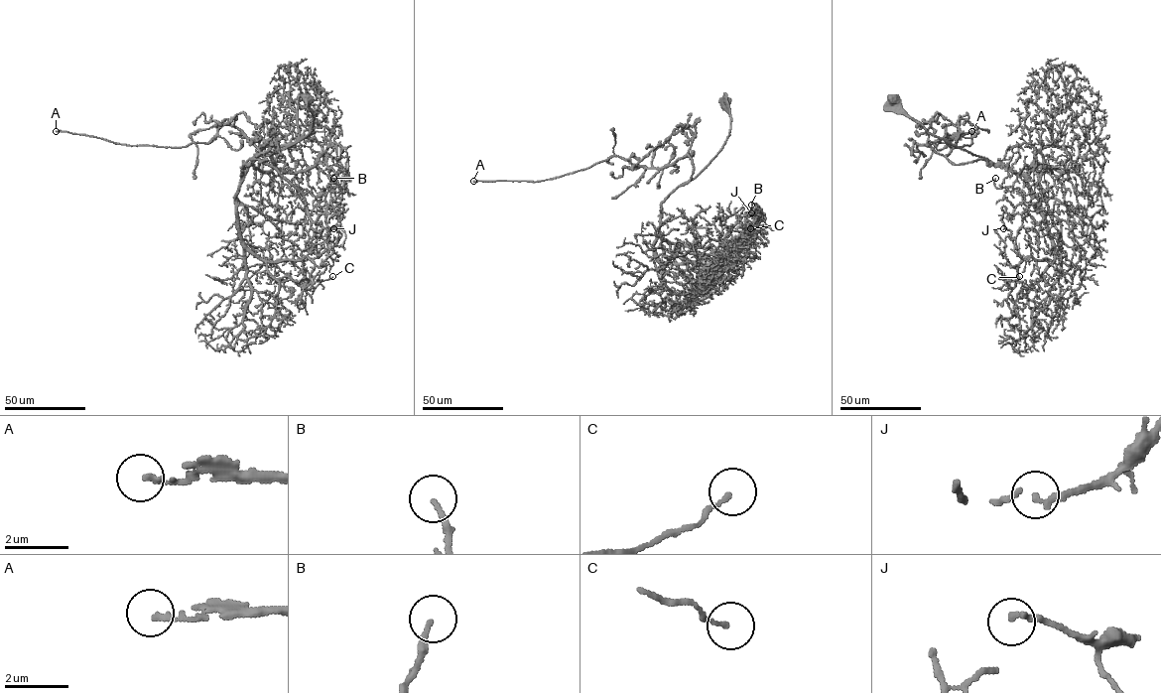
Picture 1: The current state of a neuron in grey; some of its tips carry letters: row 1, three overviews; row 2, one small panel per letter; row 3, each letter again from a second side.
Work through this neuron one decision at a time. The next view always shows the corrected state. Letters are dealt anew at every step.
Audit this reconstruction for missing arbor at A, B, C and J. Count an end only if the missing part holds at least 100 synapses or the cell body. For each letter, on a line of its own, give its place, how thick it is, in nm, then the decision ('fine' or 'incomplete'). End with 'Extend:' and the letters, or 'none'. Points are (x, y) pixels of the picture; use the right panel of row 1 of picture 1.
A: (971, 131) | 160 nm | incomplete
B: (995, 178) | 170 nm | fine
C: (1019, 276) | 140 nm | fine
J: (1003, 228) | 200 nm | fine
Extend: A

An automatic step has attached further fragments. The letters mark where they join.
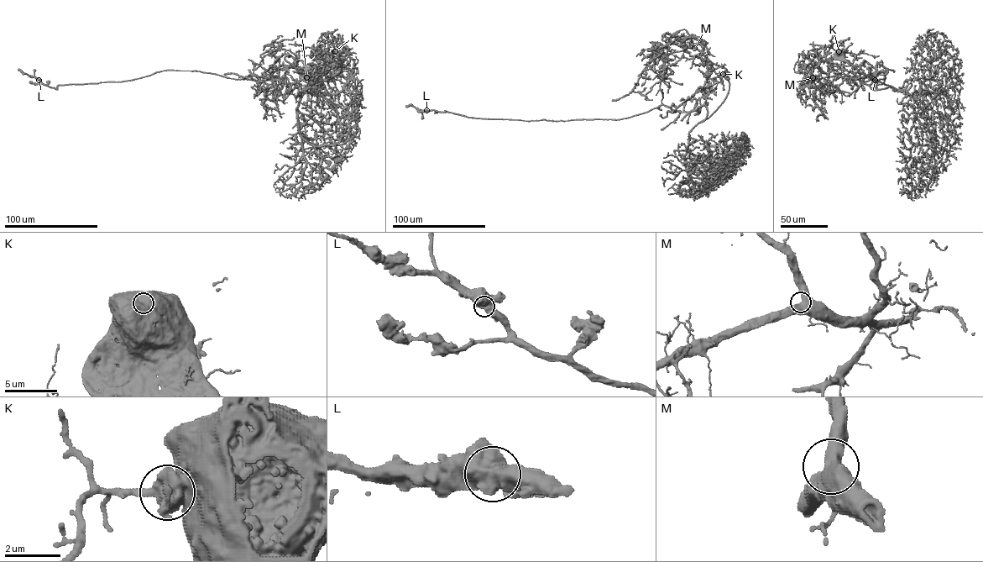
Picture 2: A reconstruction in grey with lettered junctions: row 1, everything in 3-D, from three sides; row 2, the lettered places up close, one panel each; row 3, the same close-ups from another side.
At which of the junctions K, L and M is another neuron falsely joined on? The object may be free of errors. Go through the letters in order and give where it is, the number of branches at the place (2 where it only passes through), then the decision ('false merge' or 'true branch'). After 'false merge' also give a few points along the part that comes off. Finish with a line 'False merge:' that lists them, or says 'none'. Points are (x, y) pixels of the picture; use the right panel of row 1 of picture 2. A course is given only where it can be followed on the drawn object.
K: (839, 51) | 3 | false merge | (839, 51), (844, 52), (826, 77), (794, 70), (802, 54), (828, 76), (857, 76), (865, 90)
L: (875, 80) | 2 | true branch
M: (813, 77) | 3 | true branch
False merge: K

